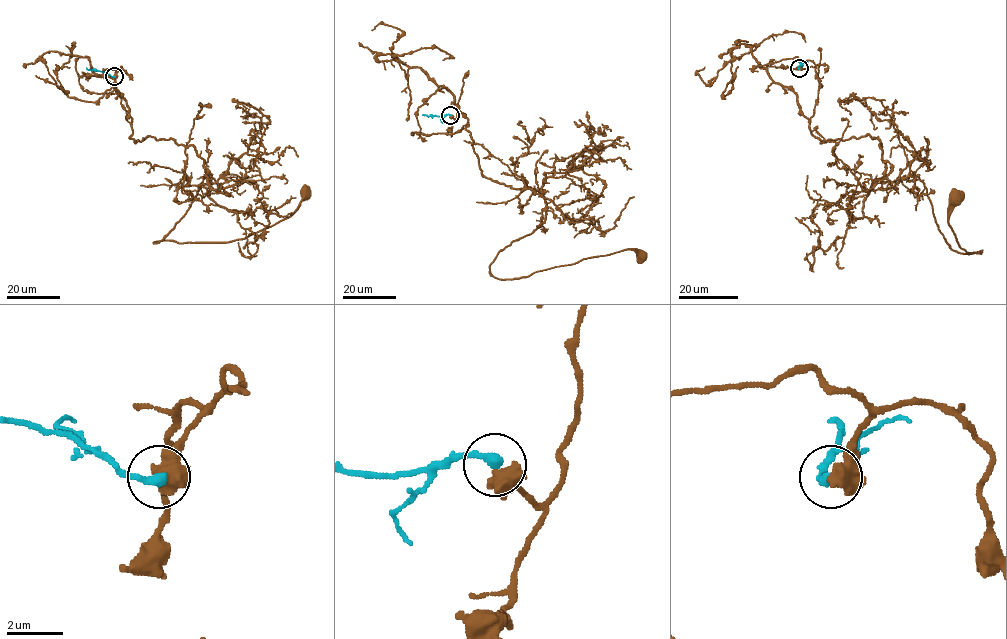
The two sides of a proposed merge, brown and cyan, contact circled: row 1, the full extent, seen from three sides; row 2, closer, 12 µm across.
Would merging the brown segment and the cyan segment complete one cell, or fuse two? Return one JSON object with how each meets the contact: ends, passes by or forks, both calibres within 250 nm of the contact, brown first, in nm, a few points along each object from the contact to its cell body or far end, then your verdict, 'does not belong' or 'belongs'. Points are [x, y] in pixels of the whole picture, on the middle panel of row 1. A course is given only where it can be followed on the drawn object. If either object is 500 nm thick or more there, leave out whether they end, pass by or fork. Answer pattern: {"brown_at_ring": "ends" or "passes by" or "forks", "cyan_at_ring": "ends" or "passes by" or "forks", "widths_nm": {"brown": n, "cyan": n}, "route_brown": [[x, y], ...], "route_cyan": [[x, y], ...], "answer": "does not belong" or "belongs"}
{"widths_nm": {"brown": 700, "cyan": 360}, "route_brown": [[450, 115], [483, 175], [545, 199], [544, 221], [489, 266], [498, 278], [643, 258]], "route_cyan": [[450, 115], [422, 115]], "answer": "does not belong"}

